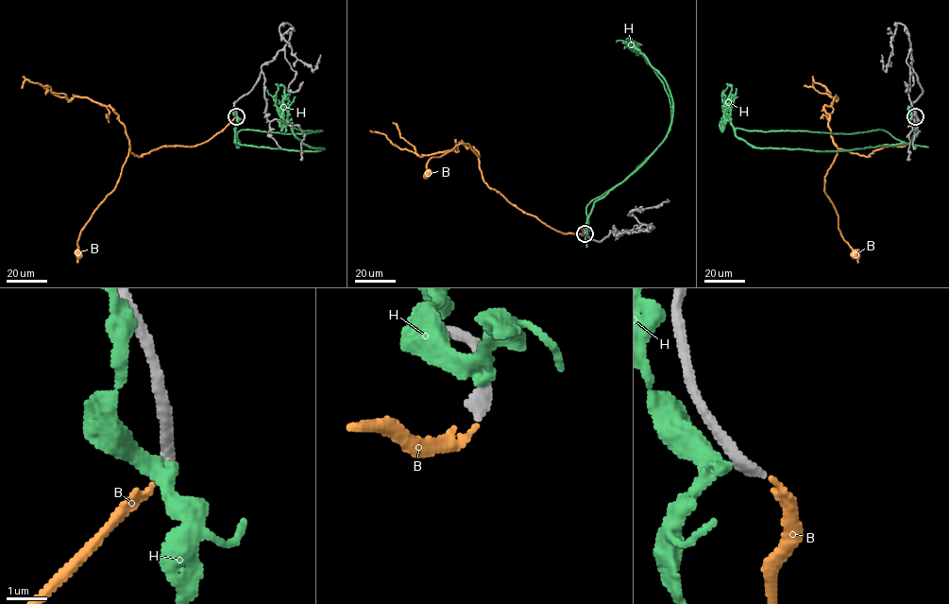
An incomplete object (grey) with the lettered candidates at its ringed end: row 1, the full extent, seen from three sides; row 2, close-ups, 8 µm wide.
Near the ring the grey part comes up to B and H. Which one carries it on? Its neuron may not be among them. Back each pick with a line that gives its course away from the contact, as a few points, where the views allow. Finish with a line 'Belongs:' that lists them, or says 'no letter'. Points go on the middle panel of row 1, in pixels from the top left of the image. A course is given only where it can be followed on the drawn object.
B: Its course: (585, 233), (562, 233), (492, 189), (468, 144), (432, 157), (427, 174)
Belongs: B

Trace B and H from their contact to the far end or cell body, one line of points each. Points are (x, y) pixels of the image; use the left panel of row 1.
B: (236, 116), (208, 141), (194, 146), (162, 146), (140, 157), (129, 148), (115, 187), (81, 231), (78, 253)
H: (237, 115), (237, 143), (237, 133), (245, 129), (322, 131), (293, 128), (280, 116), (273, 98), (275, 83)

